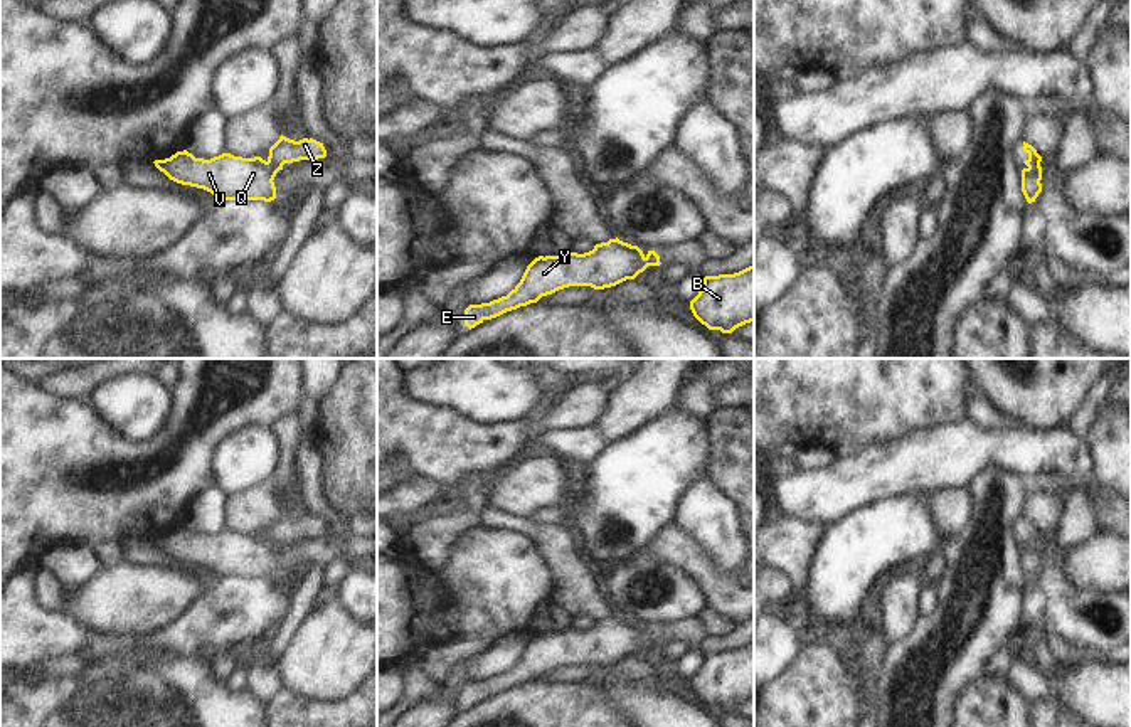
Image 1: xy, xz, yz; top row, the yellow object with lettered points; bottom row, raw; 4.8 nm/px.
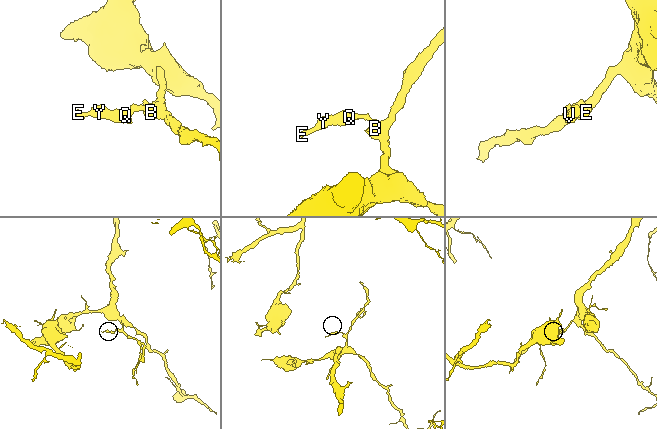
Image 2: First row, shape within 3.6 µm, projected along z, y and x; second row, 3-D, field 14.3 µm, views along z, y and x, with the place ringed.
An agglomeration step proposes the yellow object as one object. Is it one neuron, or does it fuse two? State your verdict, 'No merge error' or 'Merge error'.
Merge error.

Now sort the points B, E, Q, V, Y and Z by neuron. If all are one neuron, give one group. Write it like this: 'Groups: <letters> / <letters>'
Groups: B Z / E Q V Y.

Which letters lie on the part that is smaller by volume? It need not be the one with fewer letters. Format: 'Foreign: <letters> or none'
Foreign: E, Q, V, Y

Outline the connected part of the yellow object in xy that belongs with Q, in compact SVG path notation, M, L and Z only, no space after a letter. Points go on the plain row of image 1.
M187 527L170 535L155 537L155 544L170 557L204 565L219 577L264 577L276 576L276 547L261 533L242 535L222 530L210 537L195 535Z

